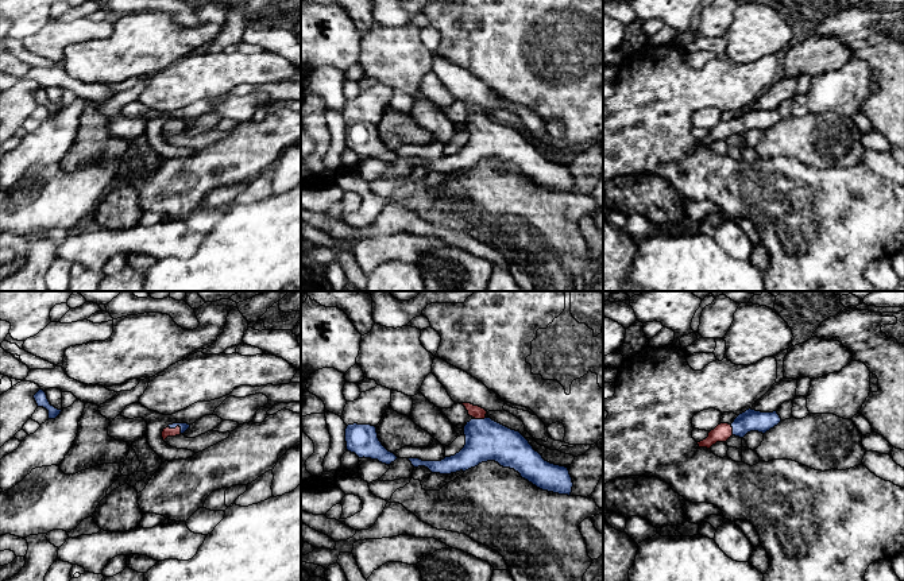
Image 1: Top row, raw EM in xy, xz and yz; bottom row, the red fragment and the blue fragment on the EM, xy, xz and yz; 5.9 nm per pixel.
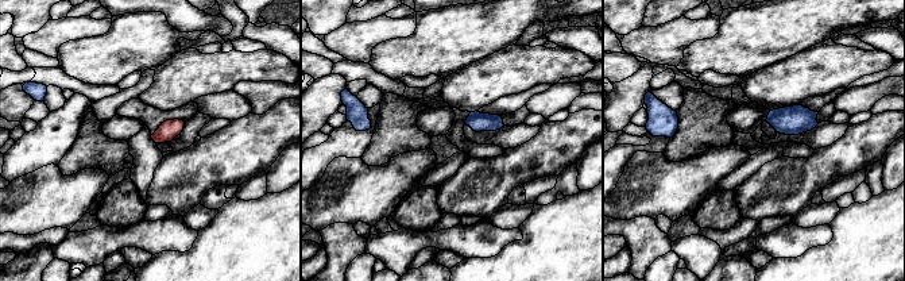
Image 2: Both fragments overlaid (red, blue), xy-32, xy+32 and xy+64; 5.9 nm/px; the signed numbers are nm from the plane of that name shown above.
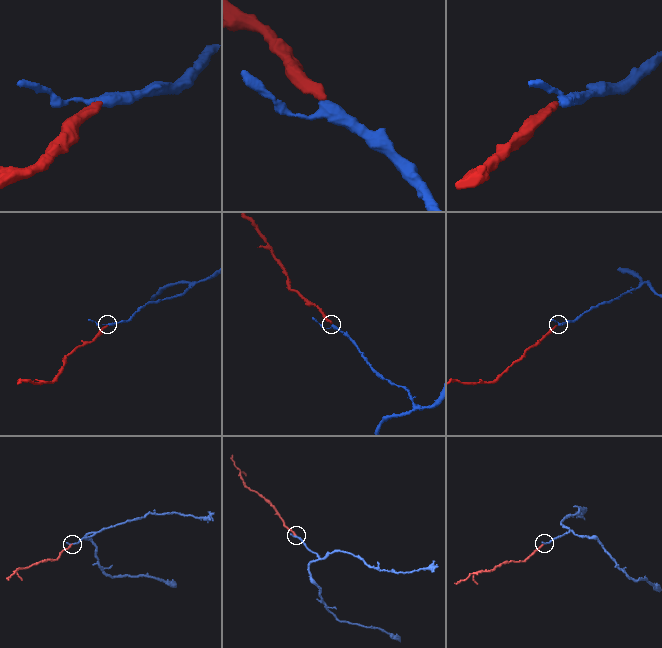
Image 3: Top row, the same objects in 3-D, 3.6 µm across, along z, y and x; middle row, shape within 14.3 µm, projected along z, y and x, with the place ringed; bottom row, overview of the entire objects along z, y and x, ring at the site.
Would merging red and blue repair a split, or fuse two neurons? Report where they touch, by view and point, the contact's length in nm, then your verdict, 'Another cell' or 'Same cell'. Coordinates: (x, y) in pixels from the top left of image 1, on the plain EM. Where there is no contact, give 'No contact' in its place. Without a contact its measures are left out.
Touches red at xy (177, 124). Shared border 100 nm. Same cell

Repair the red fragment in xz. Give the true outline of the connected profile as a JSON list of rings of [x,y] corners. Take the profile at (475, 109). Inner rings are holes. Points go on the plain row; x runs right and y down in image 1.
[[[471,101],[460,102],[472,116],[464,124],[464,146],[441,159],[407,156],[414,166],[425,164],[432,171],[451,173],[495,159],[503,166],[514,167],[542,189],[571,194],[573,181],[568,166],[545,159],[519,129],[487,116],[484,106]]]

